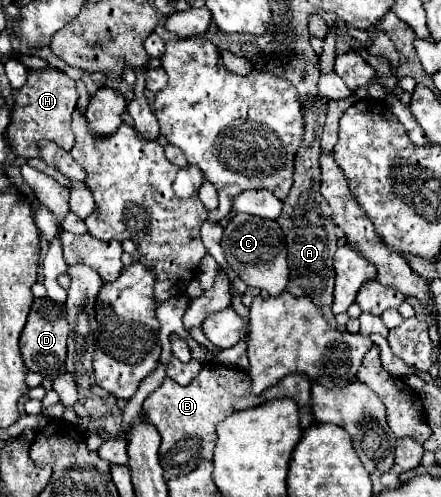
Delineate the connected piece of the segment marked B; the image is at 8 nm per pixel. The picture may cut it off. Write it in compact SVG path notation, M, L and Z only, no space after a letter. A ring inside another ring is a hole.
M207 362L201 372L187 386L179 386L169 376L163 378L161 386L149 394L143 402L143 416L151 420L161 434L159 460L165 470L165 478L189 474L203 460L213 458L215 448L215 426L229 414L263 404L263 396L269 400L273 394L255 396L251 392L251 378L239 368L225 368L217 362Z

